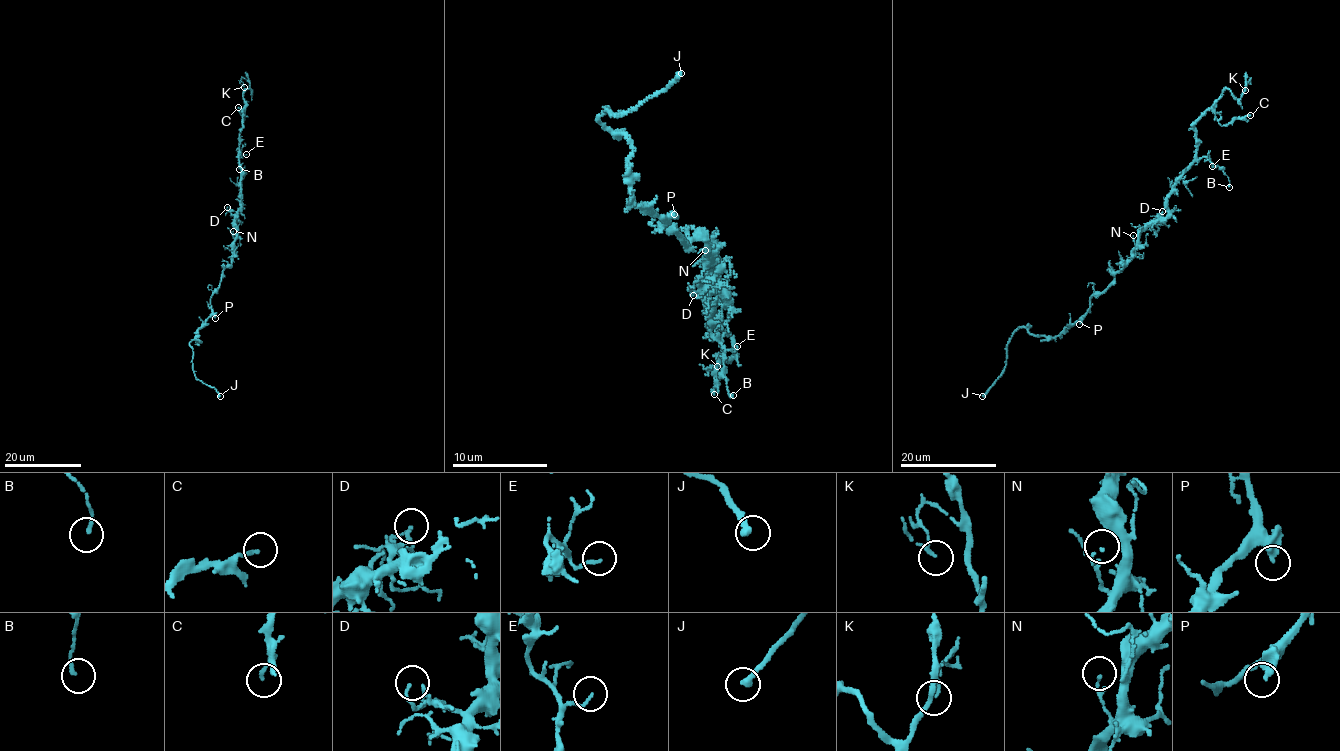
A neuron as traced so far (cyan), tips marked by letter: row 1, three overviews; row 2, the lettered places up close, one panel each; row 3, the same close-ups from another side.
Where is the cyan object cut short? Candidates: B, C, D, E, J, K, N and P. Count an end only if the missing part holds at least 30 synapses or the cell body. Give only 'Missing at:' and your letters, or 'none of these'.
Missing at: J

